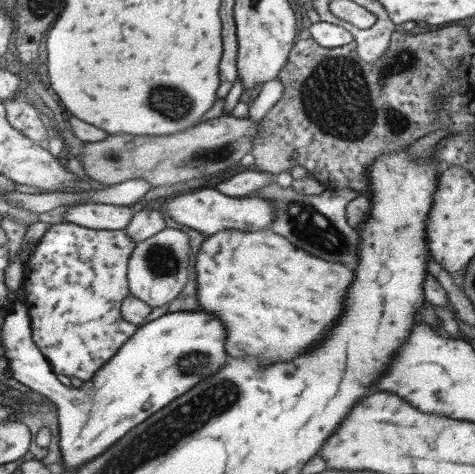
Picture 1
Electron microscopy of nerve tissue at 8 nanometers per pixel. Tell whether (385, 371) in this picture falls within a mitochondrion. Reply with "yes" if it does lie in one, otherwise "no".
no

